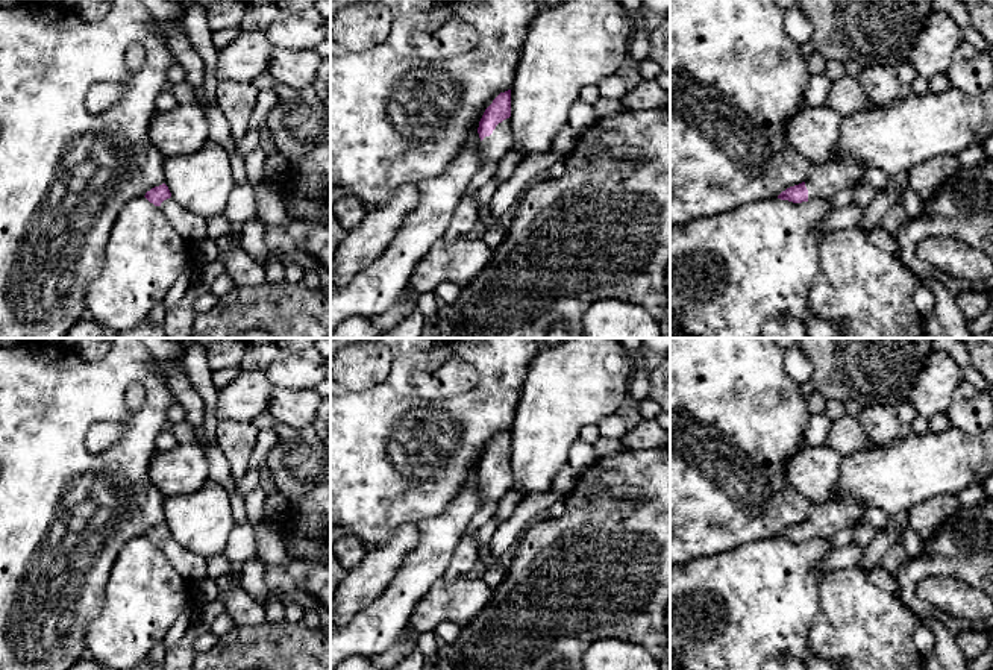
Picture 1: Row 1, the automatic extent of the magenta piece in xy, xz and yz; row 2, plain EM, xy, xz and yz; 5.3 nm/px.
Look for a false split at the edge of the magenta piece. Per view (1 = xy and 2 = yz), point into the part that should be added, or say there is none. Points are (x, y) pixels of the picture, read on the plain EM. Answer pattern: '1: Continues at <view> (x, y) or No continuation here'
1: Continues at xy (193, 567)
2: Continues at yz (823, 520)

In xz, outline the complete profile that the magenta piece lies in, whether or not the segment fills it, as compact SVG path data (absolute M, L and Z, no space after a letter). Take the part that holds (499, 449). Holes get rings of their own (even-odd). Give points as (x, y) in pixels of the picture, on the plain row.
M511 429L500 432L485 449L478 473L481 477L481 503L499 503L514 485L511 471Z

